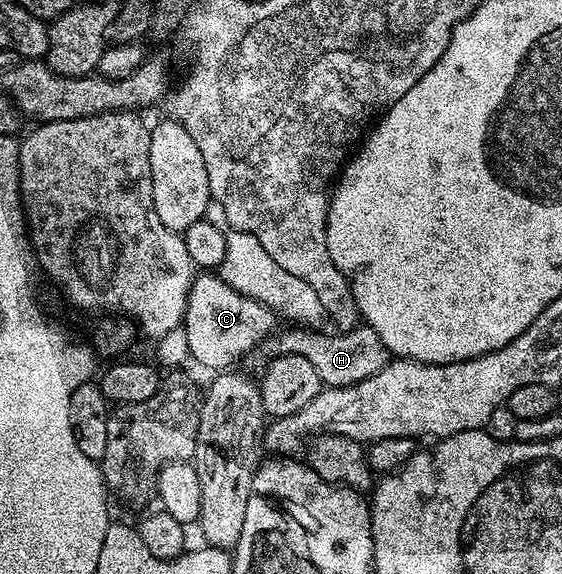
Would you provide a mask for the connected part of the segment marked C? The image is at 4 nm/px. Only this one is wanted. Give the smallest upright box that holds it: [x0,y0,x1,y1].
[182,272,278,370]

